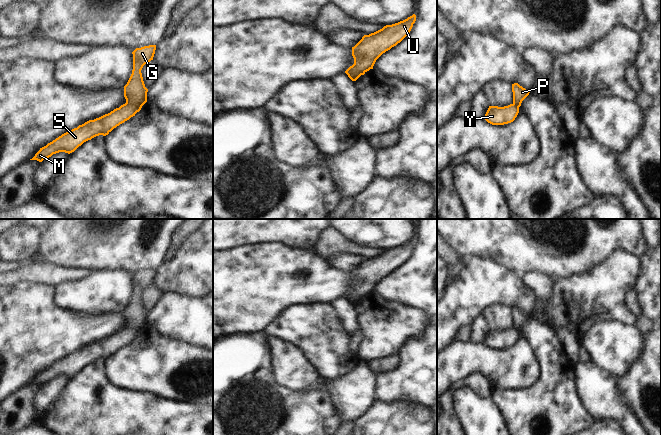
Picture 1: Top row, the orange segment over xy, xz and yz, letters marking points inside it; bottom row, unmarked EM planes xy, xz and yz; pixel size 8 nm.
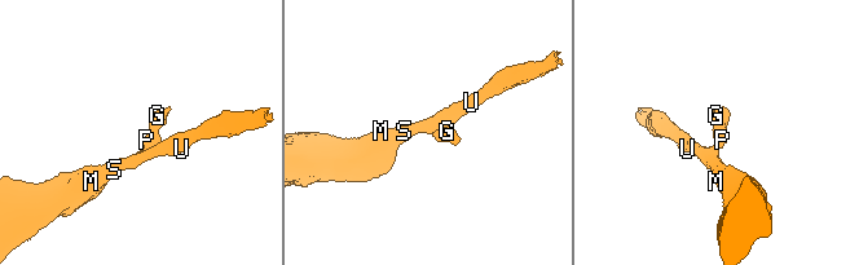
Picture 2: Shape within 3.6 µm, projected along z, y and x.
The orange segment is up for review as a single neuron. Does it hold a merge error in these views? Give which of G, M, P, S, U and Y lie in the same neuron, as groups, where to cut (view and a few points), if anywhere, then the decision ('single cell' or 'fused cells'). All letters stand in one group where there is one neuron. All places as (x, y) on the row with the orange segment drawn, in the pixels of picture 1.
G P / M S U Y; cut in xy along (125, 103), (131, 105), (143, 104); fused cells

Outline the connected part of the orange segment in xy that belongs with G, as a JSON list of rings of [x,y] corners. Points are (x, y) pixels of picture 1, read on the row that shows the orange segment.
[[[156,45],[136,48],[133,54],[132,74],[124,86],[126,105],[143,105],[147,102],[148,89],[145,87],[141,70],[143,66],[153,60]]]

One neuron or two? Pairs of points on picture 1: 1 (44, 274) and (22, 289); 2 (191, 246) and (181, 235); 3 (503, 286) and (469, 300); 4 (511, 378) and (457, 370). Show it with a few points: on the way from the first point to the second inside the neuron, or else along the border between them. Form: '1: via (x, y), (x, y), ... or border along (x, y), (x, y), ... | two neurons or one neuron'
1: border along (10, 285), (34, 281), (54, 287) | two neurons
2: border along (193, 229), (175, 251) | two neurons
3: via (495, 286), (483, 286), (477, 292) | one neuron
4: via (498, 365), (470, 365) | one neuron

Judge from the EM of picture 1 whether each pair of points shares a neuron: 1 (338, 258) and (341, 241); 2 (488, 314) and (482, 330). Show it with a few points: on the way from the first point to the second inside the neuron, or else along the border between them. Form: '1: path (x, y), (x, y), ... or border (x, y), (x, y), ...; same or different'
1: border (335, 252), (351, 252), (362, 257); different
2: border (481, 314), (489, 329); different

